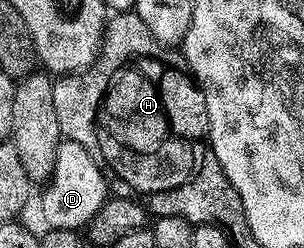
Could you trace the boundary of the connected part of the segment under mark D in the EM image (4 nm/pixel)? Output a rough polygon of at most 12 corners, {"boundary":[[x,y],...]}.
{"boundary":[[60,142],[46,226],[86,228],[109,198],[104,168]]}

